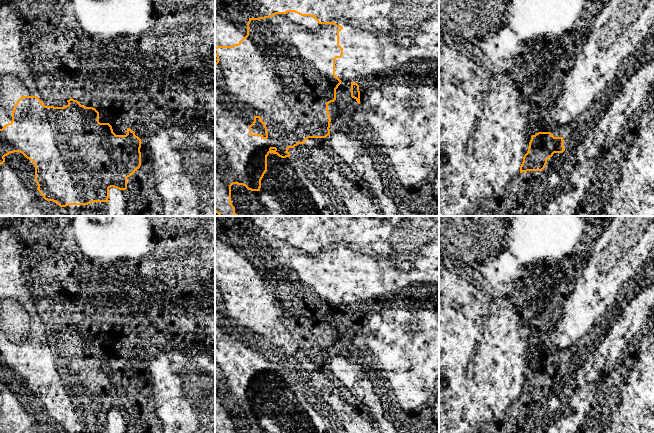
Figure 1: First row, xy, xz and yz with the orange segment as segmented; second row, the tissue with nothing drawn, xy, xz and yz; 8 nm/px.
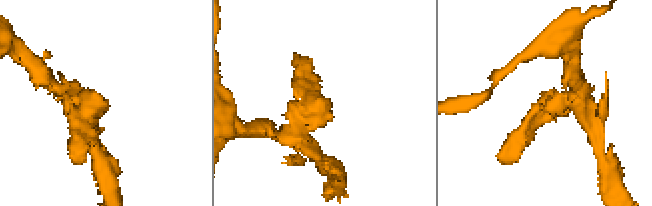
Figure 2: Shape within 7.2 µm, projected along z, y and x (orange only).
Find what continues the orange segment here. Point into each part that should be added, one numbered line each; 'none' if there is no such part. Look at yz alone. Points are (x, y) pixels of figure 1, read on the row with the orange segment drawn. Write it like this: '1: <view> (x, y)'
none

